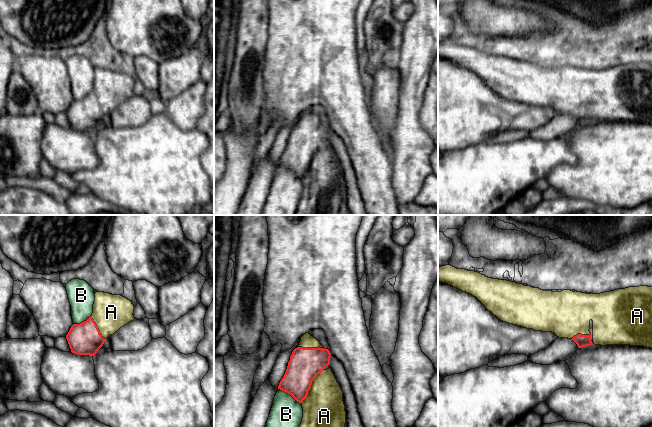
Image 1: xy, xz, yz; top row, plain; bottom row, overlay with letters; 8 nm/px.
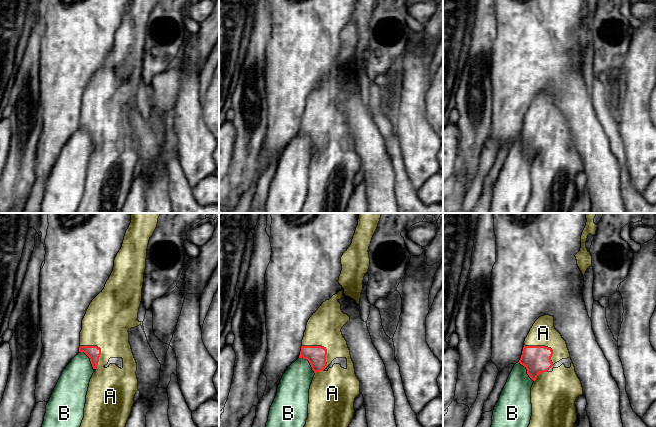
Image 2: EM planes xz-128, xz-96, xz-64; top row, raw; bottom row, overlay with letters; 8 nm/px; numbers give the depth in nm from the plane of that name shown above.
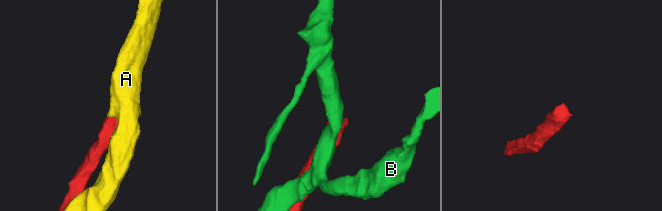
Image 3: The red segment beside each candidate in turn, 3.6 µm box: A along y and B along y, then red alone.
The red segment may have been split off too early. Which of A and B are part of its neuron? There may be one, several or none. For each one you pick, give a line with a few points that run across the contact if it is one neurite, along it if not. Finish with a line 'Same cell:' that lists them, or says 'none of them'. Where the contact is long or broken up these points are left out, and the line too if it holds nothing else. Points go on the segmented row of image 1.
Same cell: A

